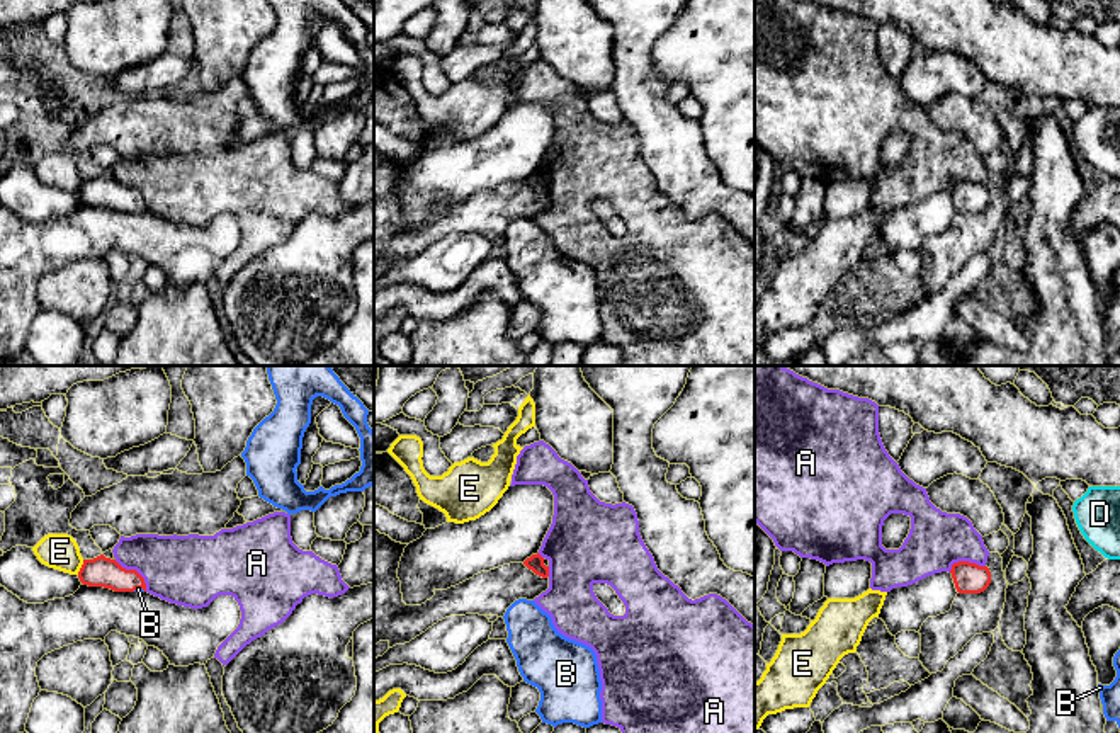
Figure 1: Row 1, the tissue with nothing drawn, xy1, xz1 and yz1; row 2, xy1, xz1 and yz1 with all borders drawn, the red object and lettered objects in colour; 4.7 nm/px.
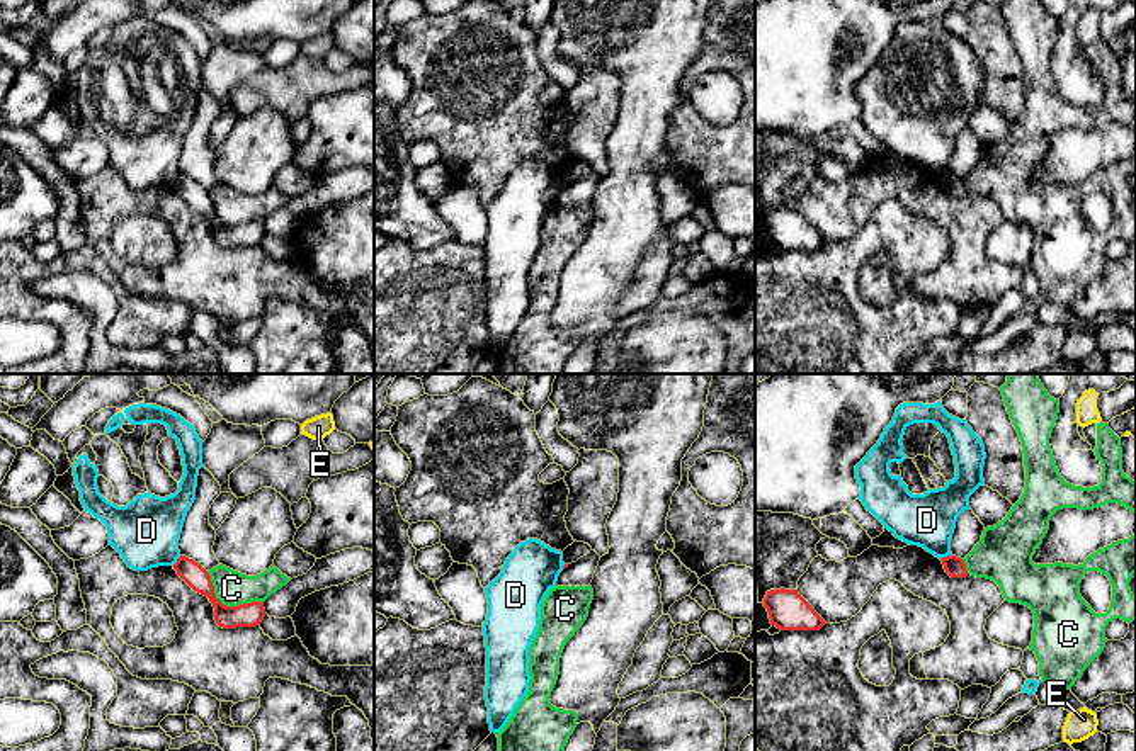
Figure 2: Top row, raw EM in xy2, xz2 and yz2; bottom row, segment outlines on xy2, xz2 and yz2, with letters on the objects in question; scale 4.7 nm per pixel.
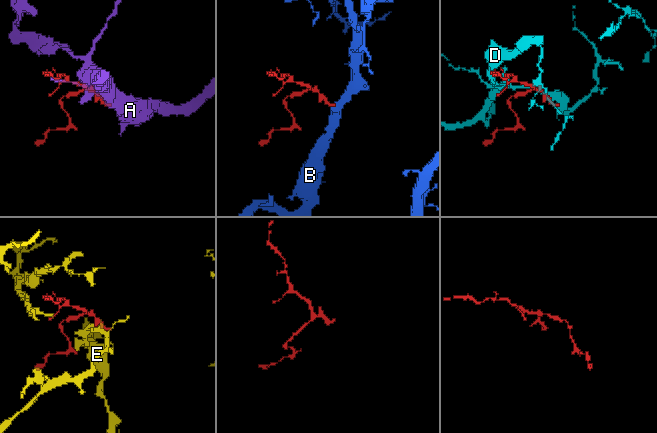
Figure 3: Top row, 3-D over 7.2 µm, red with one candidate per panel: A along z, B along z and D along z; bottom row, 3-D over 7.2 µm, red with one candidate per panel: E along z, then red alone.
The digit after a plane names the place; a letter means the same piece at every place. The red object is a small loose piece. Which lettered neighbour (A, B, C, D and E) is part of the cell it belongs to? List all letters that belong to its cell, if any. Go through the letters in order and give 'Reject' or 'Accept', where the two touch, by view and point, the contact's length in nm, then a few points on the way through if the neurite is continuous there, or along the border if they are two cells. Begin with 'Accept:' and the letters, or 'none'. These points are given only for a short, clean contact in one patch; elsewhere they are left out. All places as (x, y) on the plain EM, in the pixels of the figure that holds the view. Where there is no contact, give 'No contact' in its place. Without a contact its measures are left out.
Accept: B
A: Reject. Touches red at xy1 (135, 189). Shared border 220 nm
B: Accept. Touches red at xy1 (140, 206). Shared border 60 nm. Path across: xy1 (101, 191), (140, 206), (138, 208)
C: Reject. Touches red at xy2 (225, 225). Shared border 320 nm
D: Reject. Touches red at yz2 (948, 175). Shared border 60 nm. Boundary: yz2 (951, 174), (941, 179)
E: Reject. Touches red at xy1 (82, 186). Shared border 80 nm

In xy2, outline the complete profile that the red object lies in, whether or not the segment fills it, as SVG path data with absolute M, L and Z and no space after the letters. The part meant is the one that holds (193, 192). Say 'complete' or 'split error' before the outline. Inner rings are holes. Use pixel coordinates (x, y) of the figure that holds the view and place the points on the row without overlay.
complete; M180 175L173 184L177 194L197 212L209 217L214 226L214 240L223 248L255 246L264 240L262 221L243 223L238 226L223 224L214 212L209 192L194 178Z

